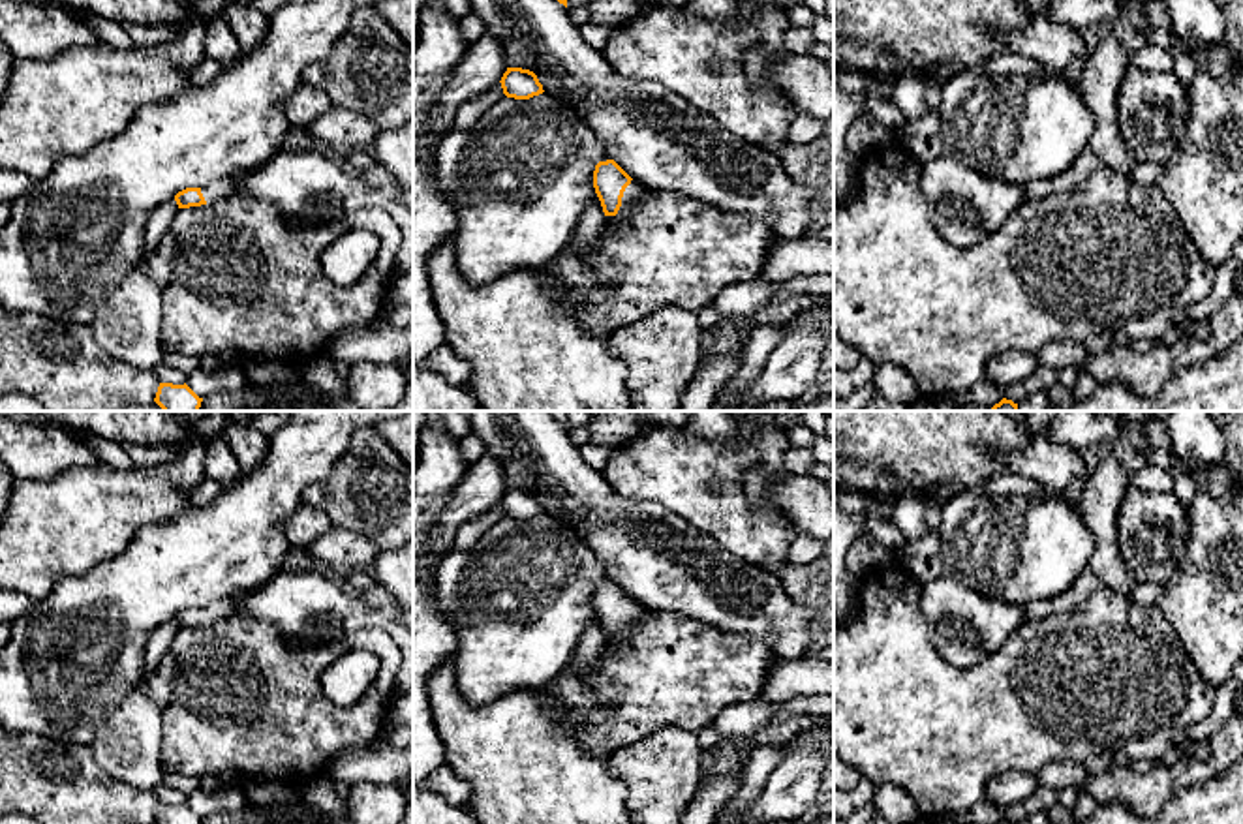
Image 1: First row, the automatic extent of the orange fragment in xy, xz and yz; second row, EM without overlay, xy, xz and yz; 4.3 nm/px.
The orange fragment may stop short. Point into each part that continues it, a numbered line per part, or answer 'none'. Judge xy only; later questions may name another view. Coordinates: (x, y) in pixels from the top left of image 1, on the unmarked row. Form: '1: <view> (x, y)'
1: xy (216, 610)

